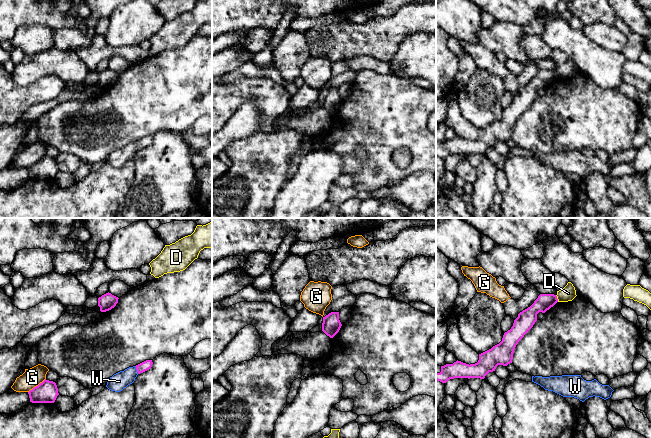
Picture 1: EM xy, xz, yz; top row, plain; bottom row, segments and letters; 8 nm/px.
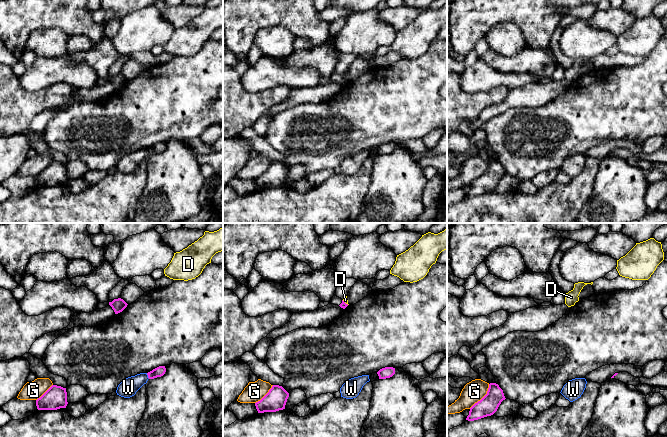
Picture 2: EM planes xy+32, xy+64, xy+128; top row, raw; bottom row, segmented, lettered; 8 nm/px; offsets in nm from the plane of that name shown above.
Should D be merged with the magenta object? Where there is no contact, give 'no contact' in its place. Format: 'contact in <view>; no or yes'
contact in yz; no

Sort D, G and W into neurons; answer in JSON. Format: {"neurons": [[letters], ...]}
{"neurons": [["D"], ["G"], ["W"]]}

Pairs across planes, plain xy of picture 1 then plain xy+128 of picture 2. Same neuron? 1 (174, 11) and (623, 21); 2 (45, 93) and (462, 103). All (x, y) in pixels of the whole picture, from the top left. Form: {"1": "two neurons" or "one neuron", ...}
{"1": "one neuron", "2": "one neuron"}

